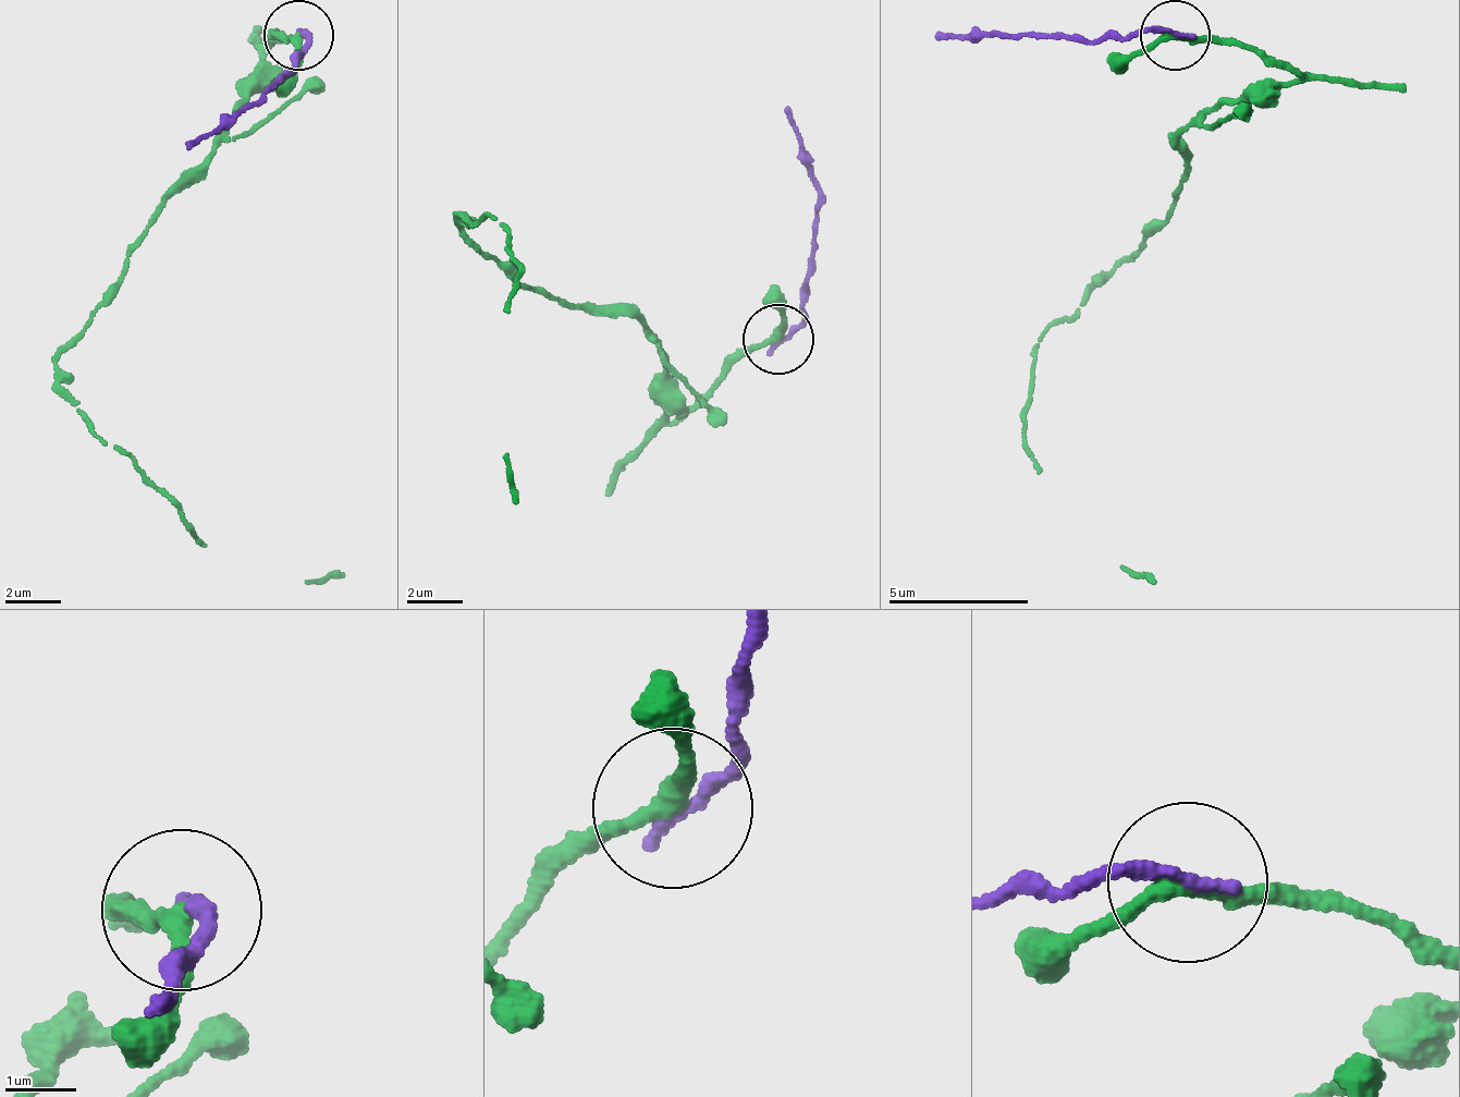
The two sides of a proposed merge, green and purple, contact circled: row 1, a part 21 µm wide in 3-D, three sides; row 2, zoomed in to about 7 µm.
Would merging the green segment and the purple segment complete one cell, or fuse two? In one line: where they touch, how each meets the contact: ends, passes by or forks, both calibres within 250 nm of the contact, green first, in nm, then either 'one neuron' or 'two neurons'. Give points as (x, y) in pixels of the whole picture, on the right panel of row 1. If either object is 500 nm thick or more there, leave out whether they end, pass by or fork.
at (1175, 34); green passes by; purple ends there; 220 nm thick on the green side, 240 nm on the other; two neurons

